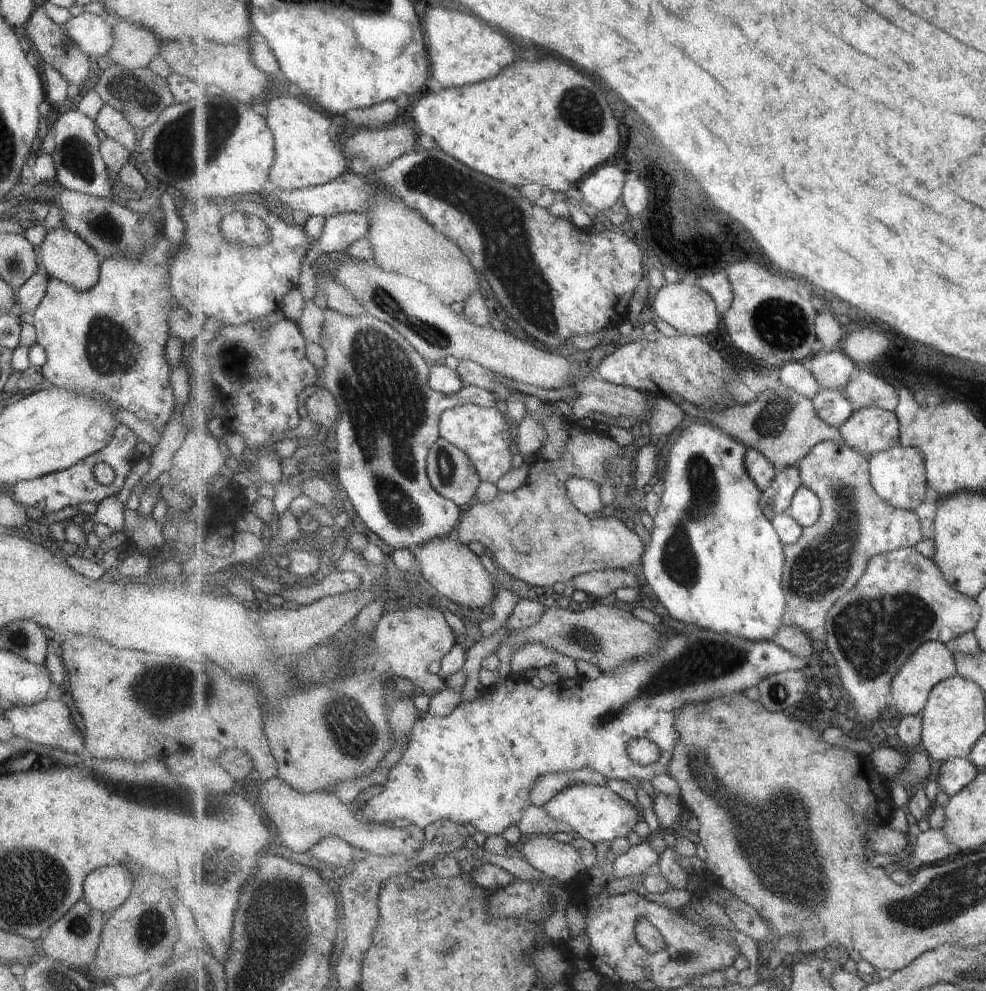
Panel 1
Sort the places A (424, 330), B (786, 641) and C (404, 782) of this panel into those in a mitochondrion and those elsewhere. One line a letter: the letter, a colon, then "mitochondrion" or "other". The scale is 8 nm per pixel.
A: mitochondrion
B: other
C: other

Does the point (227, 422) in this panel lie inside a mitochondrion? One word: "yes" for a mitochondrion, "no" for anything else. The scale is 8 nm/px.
no

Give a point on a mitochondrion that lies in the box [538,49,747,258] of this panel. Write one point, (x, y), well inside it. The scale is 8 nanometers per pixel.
(582, 105)

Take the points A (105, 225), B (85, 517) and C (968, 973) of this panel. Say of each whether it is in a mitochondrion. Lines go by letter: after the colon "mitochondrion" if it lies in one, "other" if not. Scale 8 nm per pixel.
A: mitochondrion
B: other
C: mitochondrion

